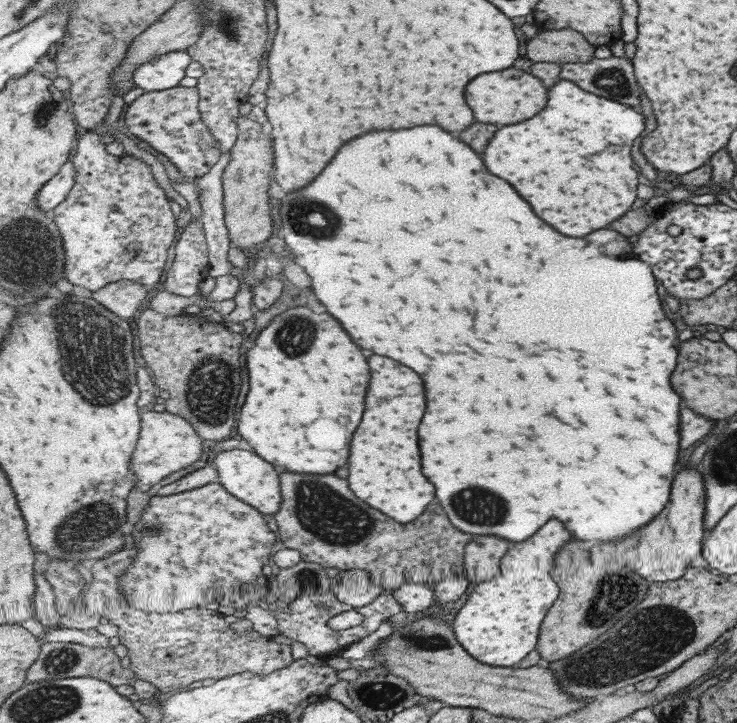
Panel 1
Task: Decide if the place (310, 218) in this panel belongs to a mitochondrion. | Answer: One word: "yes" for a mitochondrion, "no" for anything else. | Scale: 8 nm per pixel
yes

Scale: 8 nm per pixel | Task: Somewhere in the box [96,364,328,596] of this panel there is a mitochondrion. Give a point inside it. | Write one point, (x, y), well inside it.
(155, 528)

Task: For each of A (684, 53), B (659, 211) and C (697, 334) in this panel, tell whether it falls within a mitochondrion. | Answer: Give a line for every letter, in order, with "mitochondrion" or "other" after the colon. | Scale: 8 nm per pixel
A: other
B: other
C: other

